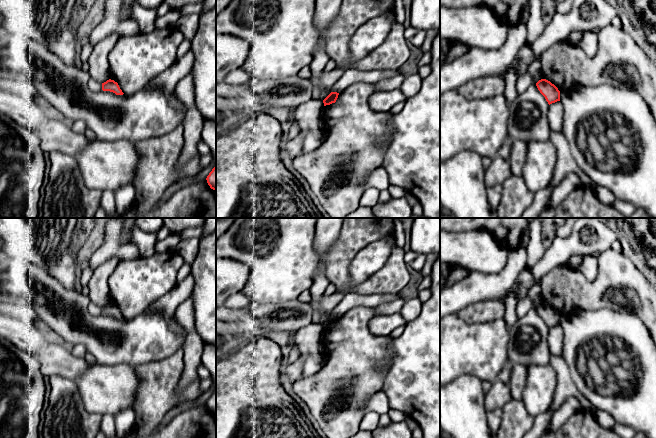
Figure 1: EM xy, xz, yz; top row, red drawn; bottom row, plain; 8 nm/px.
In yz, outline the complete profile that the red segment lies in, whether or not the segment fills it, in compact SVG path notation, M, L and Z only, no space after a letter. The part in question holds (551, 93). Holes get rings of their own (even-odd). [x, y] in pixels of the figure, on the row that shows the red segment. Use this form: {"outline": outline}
{"outline": "M541 79L536 83L536 86L549 105L560 101L560 91L550 81Z"}

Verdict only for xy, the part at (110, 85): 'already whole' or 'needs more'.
already whole

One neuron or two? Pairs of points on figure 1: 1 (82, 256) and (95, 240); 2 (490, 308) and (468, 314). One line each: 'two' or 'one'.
1: one
2: one

